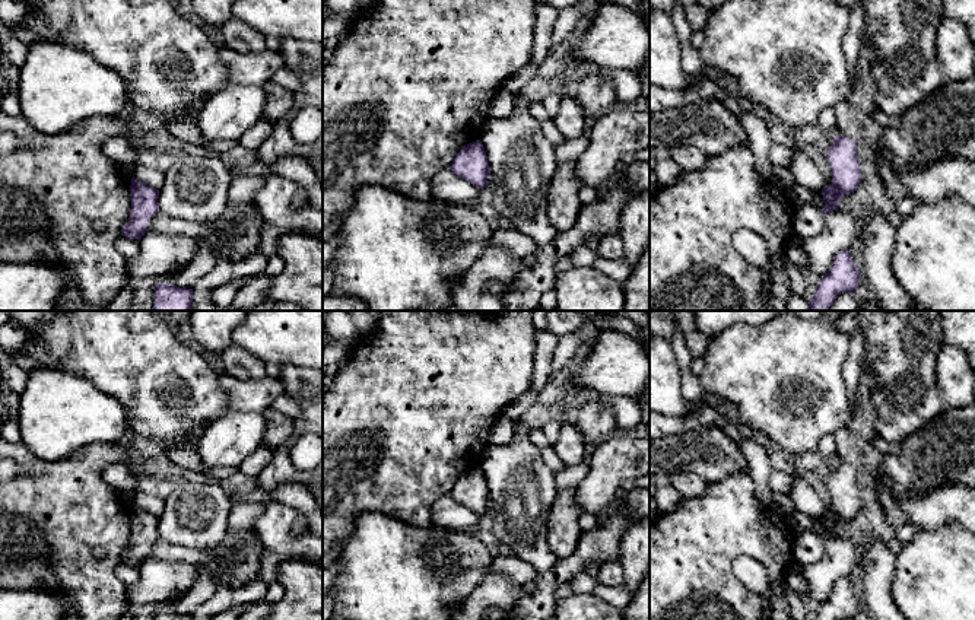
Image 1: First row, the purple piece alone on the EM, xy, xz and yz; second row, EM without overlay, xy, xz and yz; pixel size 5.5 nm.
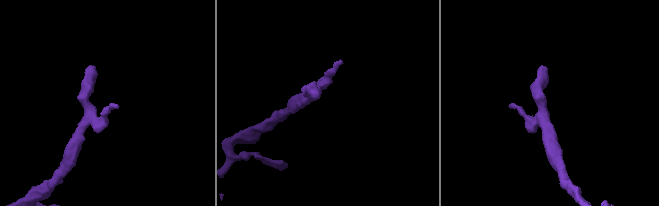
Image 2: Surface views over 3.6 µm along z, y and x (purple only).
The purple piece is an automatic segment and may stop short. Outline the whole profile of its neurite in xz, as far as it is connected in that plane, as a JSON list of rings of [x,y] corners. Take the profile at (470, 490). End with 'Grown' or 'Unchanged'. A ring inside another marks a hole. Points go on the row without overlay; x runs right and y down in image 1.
[[[480,467],[464,473],[454,484],[451,497],[460,505],[474,511],[479,516],[488,512],[490,495]]]. Unchanged

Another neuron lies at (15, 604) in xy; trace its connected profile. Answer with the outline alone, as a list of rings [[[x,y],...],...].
[[[0,588],[0,620],[61,620],[69,601],[48,589]]]

